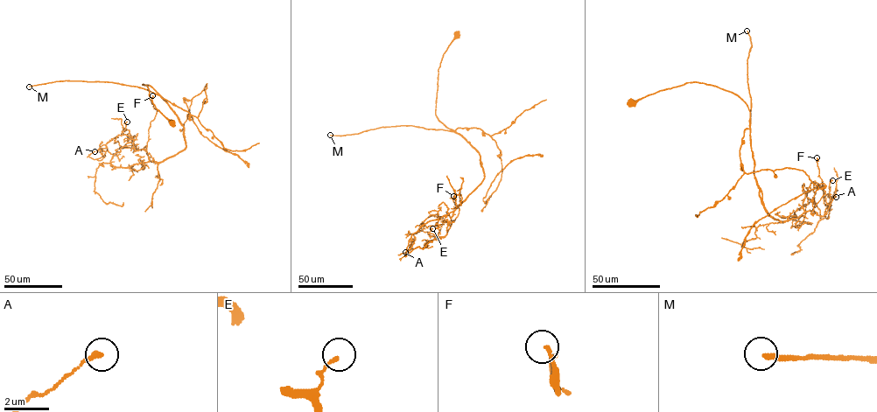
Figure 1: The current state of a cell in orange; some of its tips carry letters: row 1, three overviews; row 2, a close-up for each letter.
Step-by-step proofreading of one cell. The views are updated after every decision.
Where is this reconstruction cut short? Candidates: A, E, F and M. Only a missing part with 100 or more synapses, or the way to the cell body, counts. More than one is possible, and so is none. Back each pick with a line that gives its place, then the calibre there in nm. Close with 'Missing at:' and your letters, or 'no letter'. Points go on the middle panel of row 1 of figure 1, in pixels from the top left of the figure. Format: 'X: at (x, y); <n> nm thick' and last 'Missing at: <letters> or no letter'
M: at (330, 135); 200 nm thick
Missing at: M

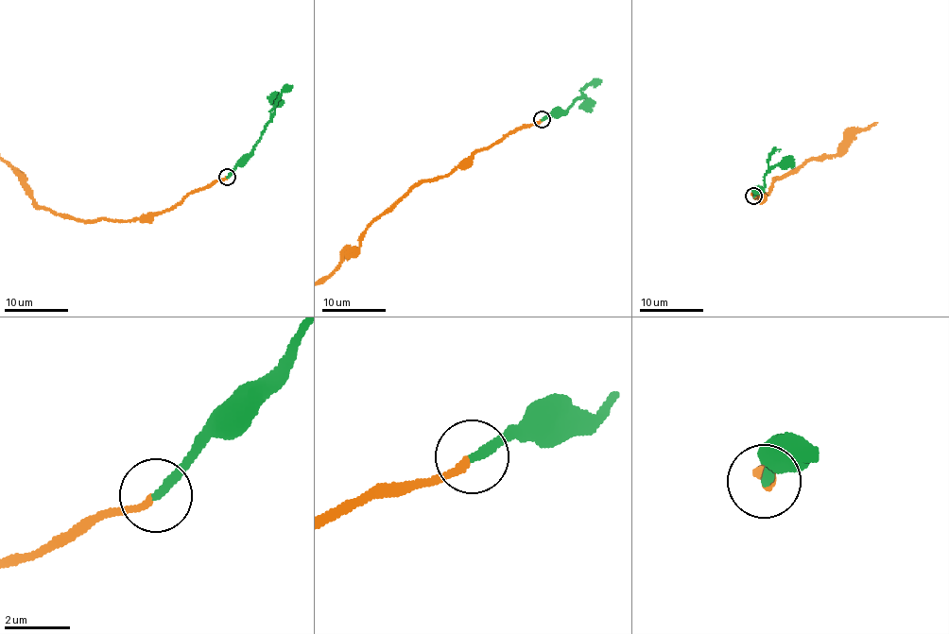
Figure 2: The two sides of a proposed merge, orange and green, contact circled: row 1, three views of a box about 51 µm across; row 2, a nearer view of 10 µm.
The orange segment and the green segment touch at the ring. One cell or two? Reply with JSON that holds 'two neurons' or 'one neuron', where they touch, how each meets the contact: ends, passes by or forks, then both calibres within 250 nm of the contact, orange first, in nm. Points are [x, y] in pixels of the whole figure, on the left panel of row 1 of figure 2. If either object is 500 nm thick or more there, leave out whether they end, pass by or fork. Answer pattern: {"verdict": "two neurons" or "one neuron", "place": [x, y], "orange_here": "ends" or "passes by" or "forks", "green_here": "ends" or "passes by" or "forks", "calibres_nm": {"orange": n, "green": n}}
{"verdict": "one neuron", "place": [227, 177], "orange_here": "ends", "green_here": "ends", "calibres_nm": {"orange": 200, "green": 280}}

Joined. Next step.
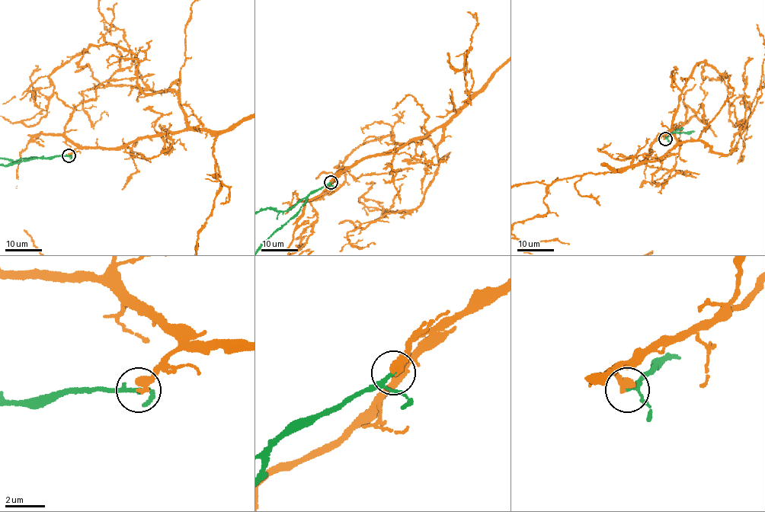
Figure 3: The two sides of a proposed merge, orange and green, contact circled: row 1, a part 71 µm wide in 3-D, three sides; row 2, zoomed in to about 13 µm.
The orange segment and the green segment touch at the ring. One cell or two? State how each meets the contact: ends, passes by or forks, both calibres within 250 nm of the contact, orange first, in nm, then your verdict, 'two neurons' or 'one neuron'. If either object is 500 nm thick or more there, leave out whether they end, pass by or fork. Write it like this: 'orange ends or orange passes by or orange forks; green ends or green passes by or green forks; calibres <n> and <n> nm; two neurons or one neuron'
orange ends; green passes by; calibres 440 and 140 nm; one neuron

